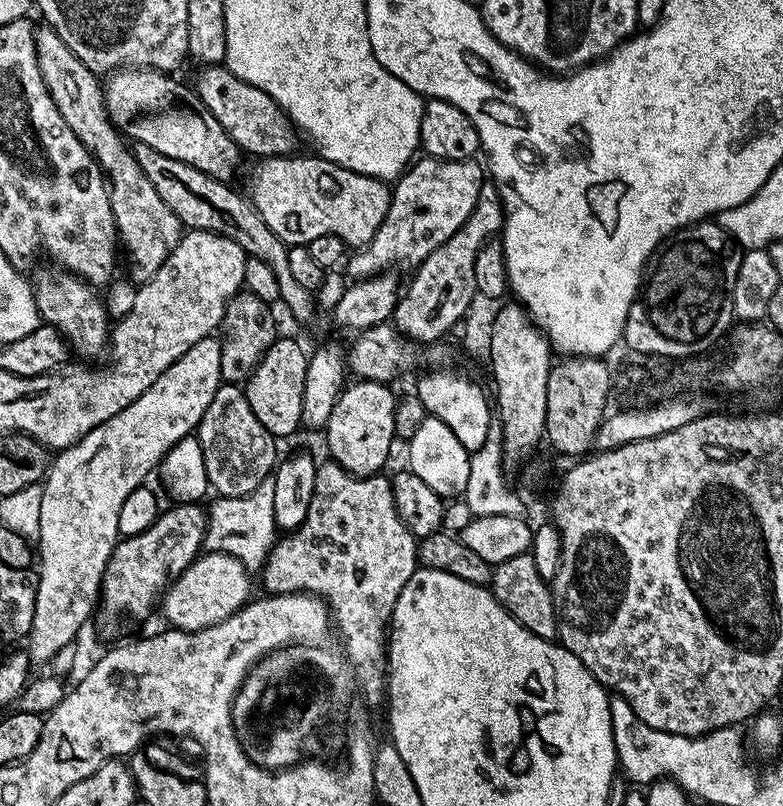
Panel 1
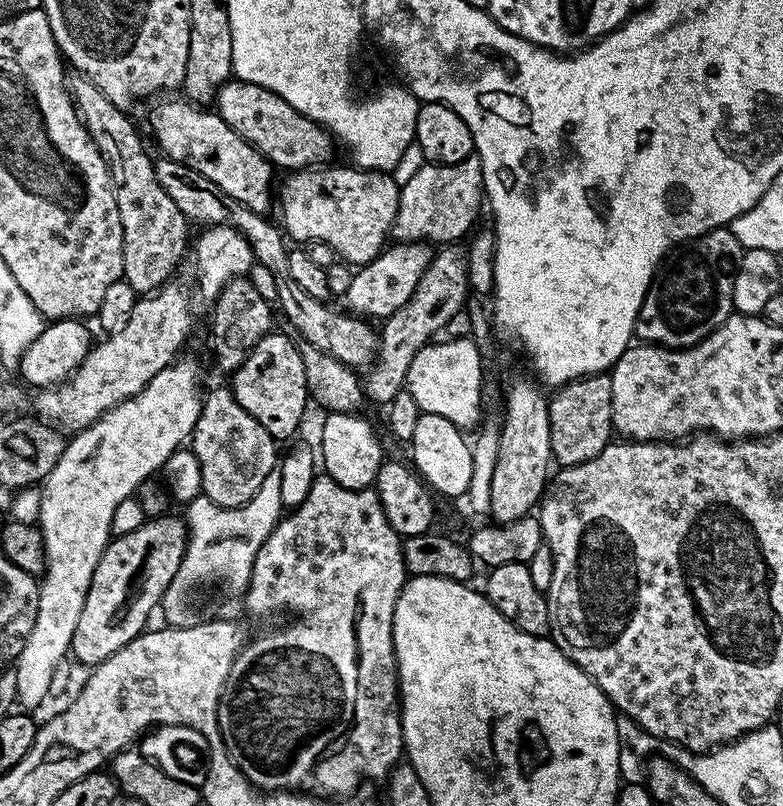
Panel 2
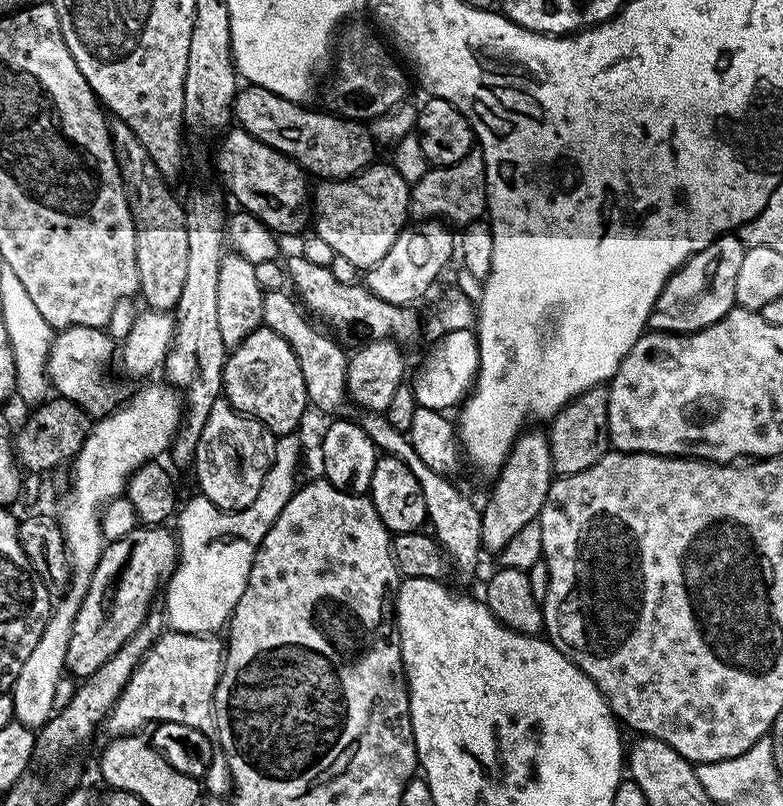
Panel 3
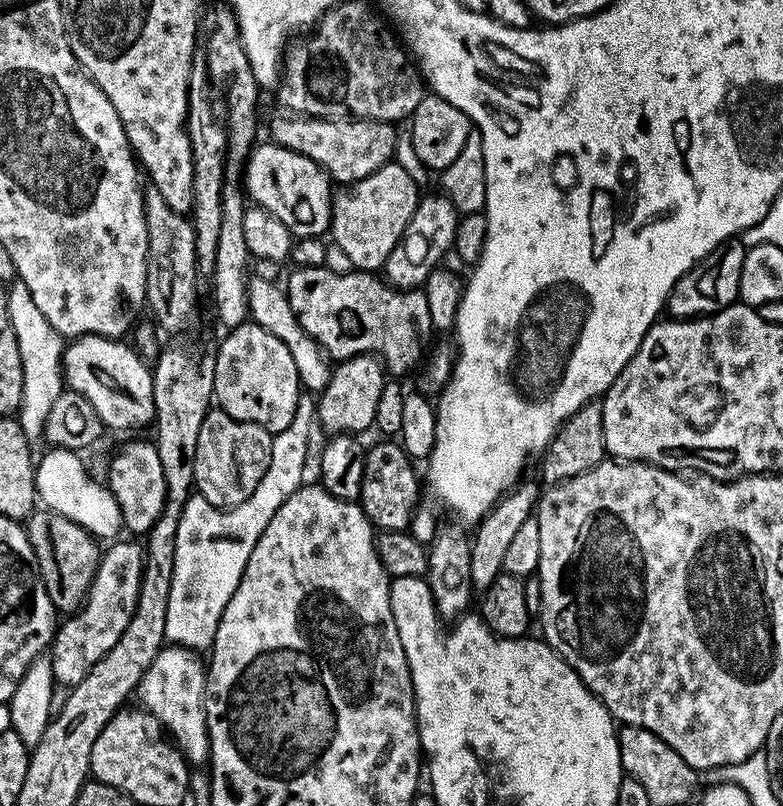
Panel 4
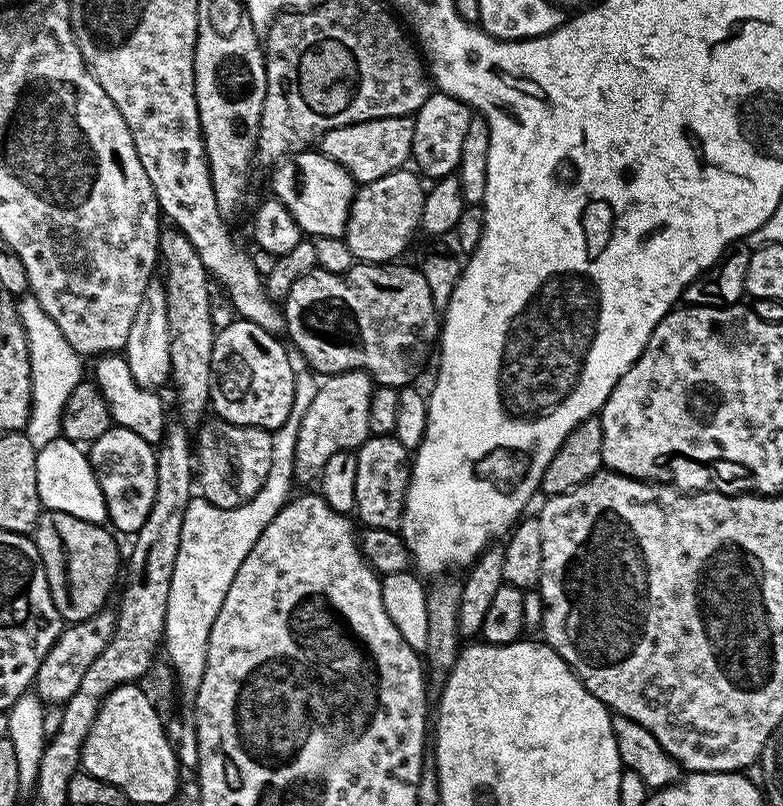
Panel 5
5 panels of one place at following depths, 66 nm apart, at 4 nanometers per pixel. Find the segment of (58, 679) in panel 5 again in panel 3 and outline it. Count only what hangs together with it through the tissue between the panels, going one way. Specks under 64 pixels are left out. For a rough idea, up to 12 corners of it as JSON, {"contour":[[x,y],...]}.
{"contour":[[137,526],[105,543],[64,666],[94,674],[172,575],[177,537]]}

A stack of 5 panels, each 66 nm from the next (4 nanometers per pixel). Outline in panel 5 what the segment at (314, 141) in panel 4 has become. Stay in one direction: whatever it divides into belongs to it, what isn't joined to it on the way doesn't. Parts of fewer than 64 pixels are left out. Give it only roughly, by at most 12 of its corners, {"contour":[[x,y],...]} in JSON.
{"contour":[[414,119],[338,126],[318,141],[357,185],[412,160]]}

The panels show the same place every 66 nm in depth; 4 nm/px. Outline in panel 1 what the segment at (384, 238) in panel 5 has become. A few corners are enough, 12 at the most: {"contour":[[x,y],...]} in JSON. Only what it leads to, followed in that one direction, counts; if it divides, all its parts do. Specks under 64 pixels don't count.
{"contour":[[319,155],[255,161],[248,192],[283,244],[367,246],[392,188]]}

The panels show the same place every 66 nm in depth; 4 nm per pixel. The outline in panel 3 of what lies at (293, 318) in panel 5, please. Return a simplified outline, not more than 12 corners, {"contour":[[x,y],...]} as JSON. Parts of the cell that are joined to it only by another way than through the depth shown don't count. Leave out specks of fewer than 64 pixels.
{"contour":[[302,254],[286,276],[299,303],[341,337],[420,336],[415,307],[382,302]]}

